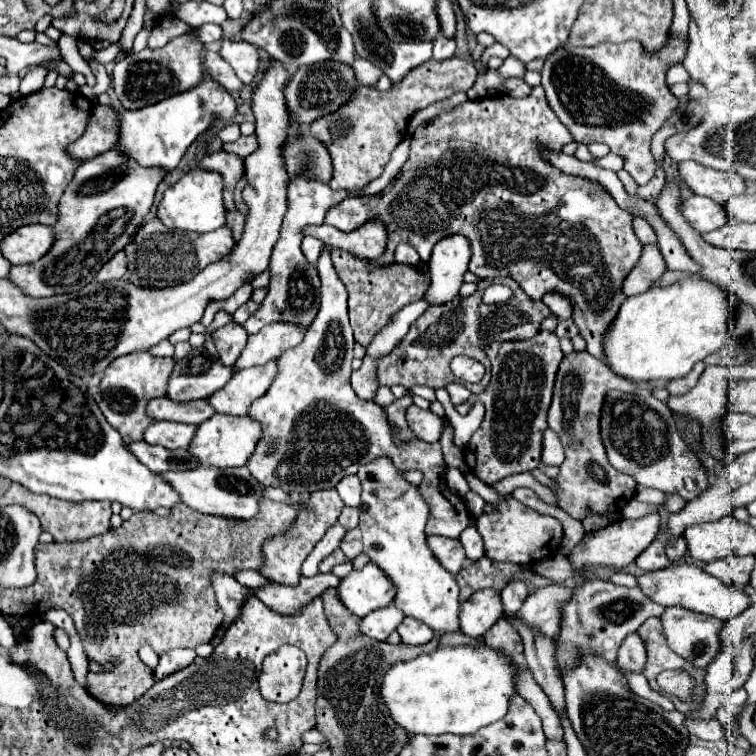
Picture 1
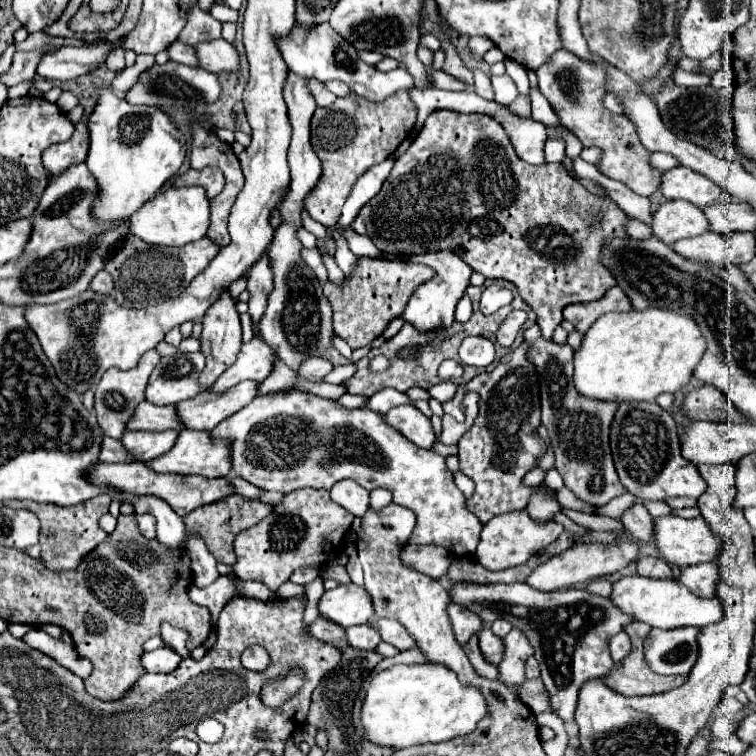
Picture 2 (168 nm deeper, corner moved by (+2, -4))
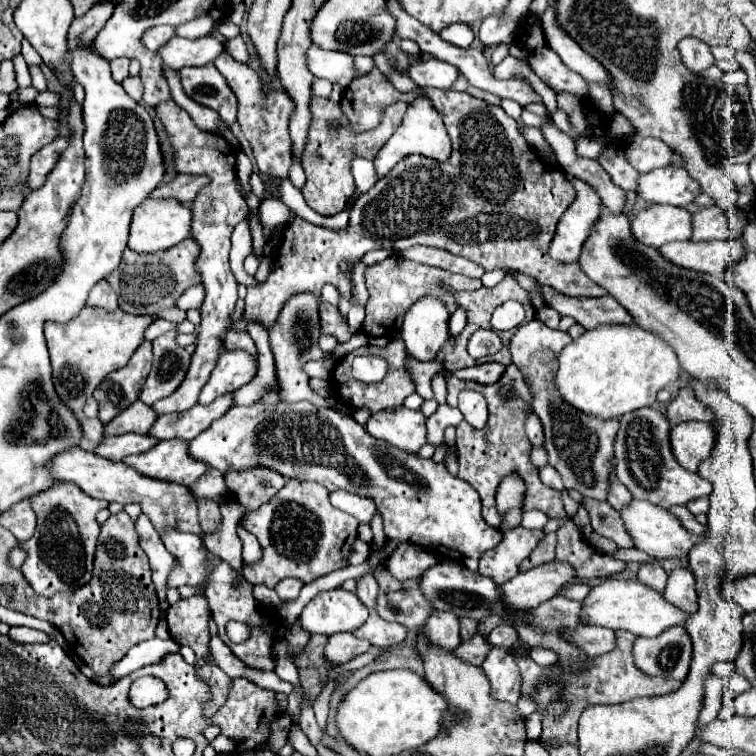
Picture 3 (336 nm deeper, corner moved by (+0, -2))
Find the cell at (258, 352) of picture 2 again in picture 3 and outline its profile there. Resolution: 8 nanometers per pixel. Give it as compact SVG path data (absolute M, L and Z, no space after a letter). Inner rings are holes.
M244 350L224 352L220 356L208 384L202 388L198 402L210 404L222 394L236 392L240 386L254 380L256 372L258 372L258 360L250 352L244 352Z

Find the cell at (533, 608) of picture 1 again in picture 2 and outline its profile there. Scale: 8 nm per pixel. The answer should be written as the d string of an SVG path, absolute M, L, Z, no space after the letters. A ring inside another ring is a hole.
M512 630L504 638L504 656L502 662L498 662L498 680L506 684L508 688L522 686L524 678L524 662L528 656L532 656L534 650L530 648L528 638L520 630Z

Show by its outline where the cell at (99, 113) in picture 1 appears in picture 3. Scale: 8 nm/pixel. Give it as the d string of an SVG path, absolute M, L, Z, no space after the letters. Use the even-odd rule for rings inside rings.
M56 138L42 150L38 150L32 156L32 166L30 166L30 176L28 176L28 190L36 190L46 182L46 176L52 172L56 166L60 154L70 146L70 138Z

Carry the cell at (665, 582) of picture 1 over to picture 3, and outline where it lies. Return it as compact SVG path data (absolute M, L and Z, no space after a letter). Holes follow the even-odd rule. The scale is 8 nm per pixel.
M606 578L592 588L592 592L584 598L584 624L596 624L614 630L628 630L638 636L658 636L670 626L684 624L690 618L690 612L676 608L670 604L662 592L652 590L640 580L622 580L622 578Z

